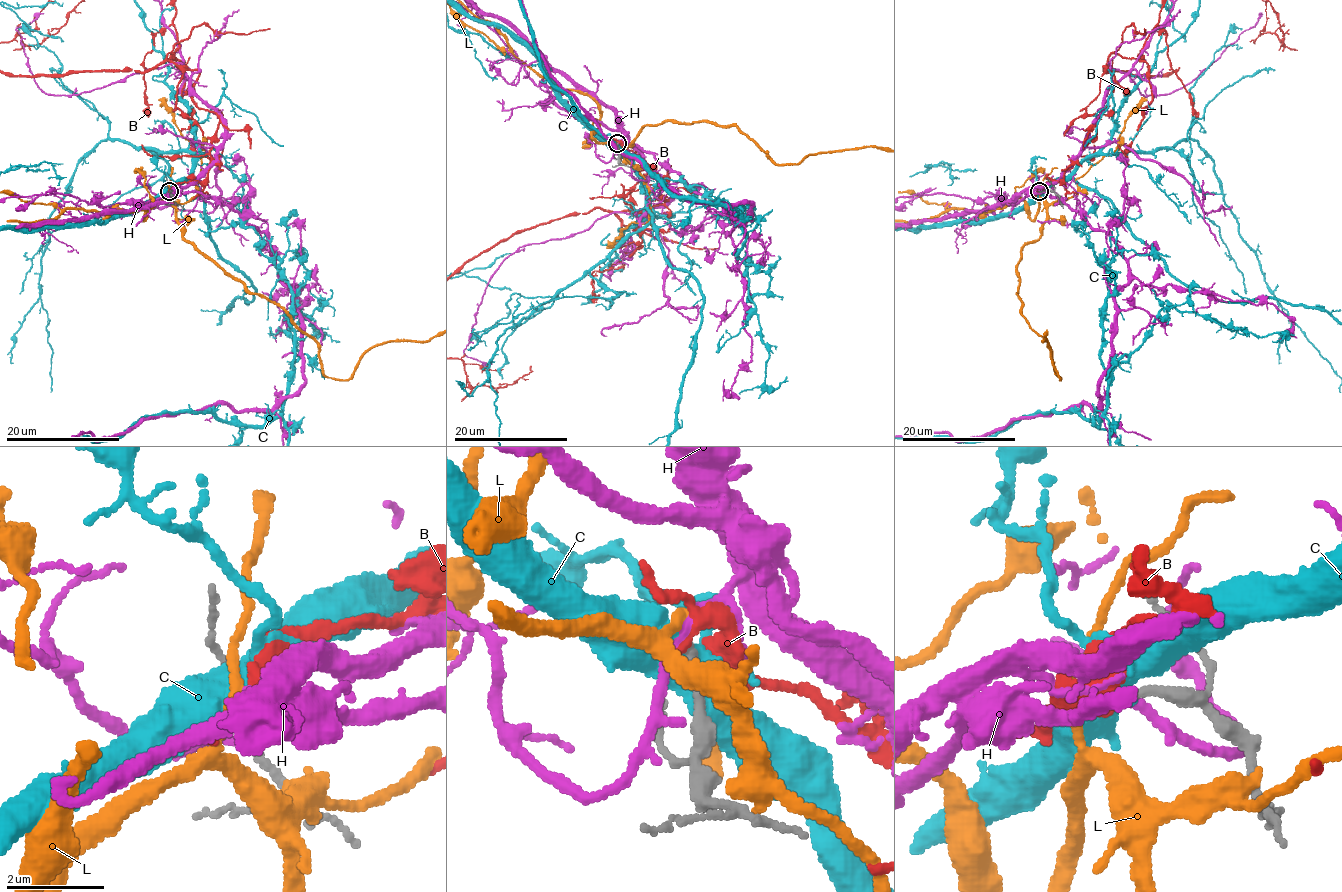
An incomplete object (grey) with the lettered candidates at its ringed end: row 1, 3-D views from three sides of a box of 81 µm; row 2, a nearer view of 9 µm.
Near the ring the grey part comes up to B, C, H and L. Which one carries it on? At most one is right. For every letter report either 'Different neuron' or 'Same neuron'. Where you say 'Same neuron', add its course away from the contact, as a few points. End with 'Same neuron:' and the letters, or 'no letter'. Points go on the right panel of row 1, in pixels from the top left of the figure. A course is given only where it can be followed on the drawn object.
B: Different neuron
C: Different neuron
H: Different neuron
L: Different neuron
Same neuron: no letter

